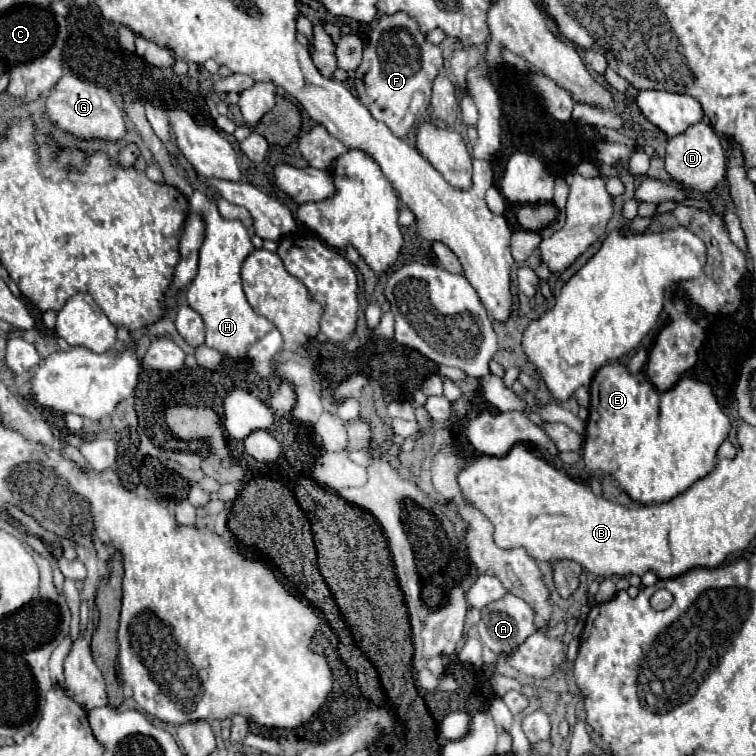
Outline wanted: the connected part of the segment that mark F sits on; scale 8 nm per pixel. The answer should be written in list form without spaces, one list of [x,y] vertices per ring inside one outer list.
[[[405,12],[383,14],[373,20],[363,62],[355,70],[357,96],[379,122],[403,138],[417,118],[423,118],[431,98],[431,84],[443,66],[441,48],[427,42],[417,20]]]

